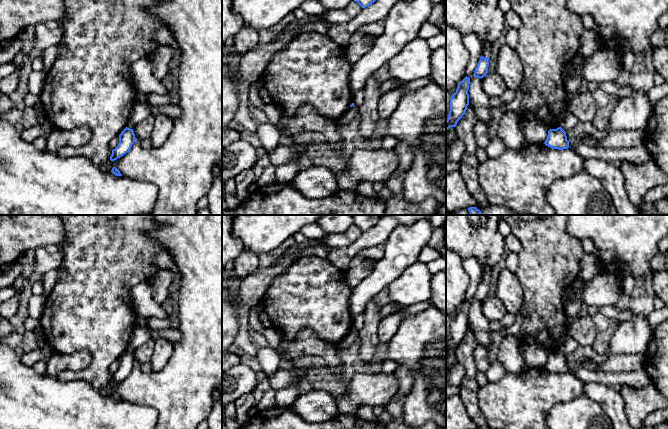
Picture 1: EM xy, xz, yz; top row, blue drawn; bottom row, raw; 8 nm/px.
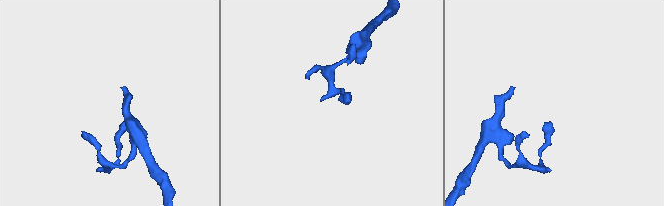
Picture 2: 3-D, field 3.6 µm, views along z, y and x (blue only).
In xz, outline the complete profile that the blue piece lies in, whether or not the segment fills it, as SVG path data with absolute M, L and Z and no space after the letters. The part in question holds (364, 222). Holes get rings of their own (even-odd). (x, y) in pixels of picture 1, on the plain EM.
M353 215L354 225L362 232L366 232L374 227L382 215Z

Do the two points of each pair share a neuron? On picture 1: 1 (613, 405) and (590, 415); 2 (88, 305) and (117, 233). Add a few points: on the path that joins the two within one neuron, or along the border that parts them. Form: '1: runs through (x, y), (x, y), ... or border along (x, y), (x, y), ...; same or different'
1: border along (584, 394), (595, 400), (610, 418); different
2: runs through (94, 287), (100, 267), (108, 251); same

